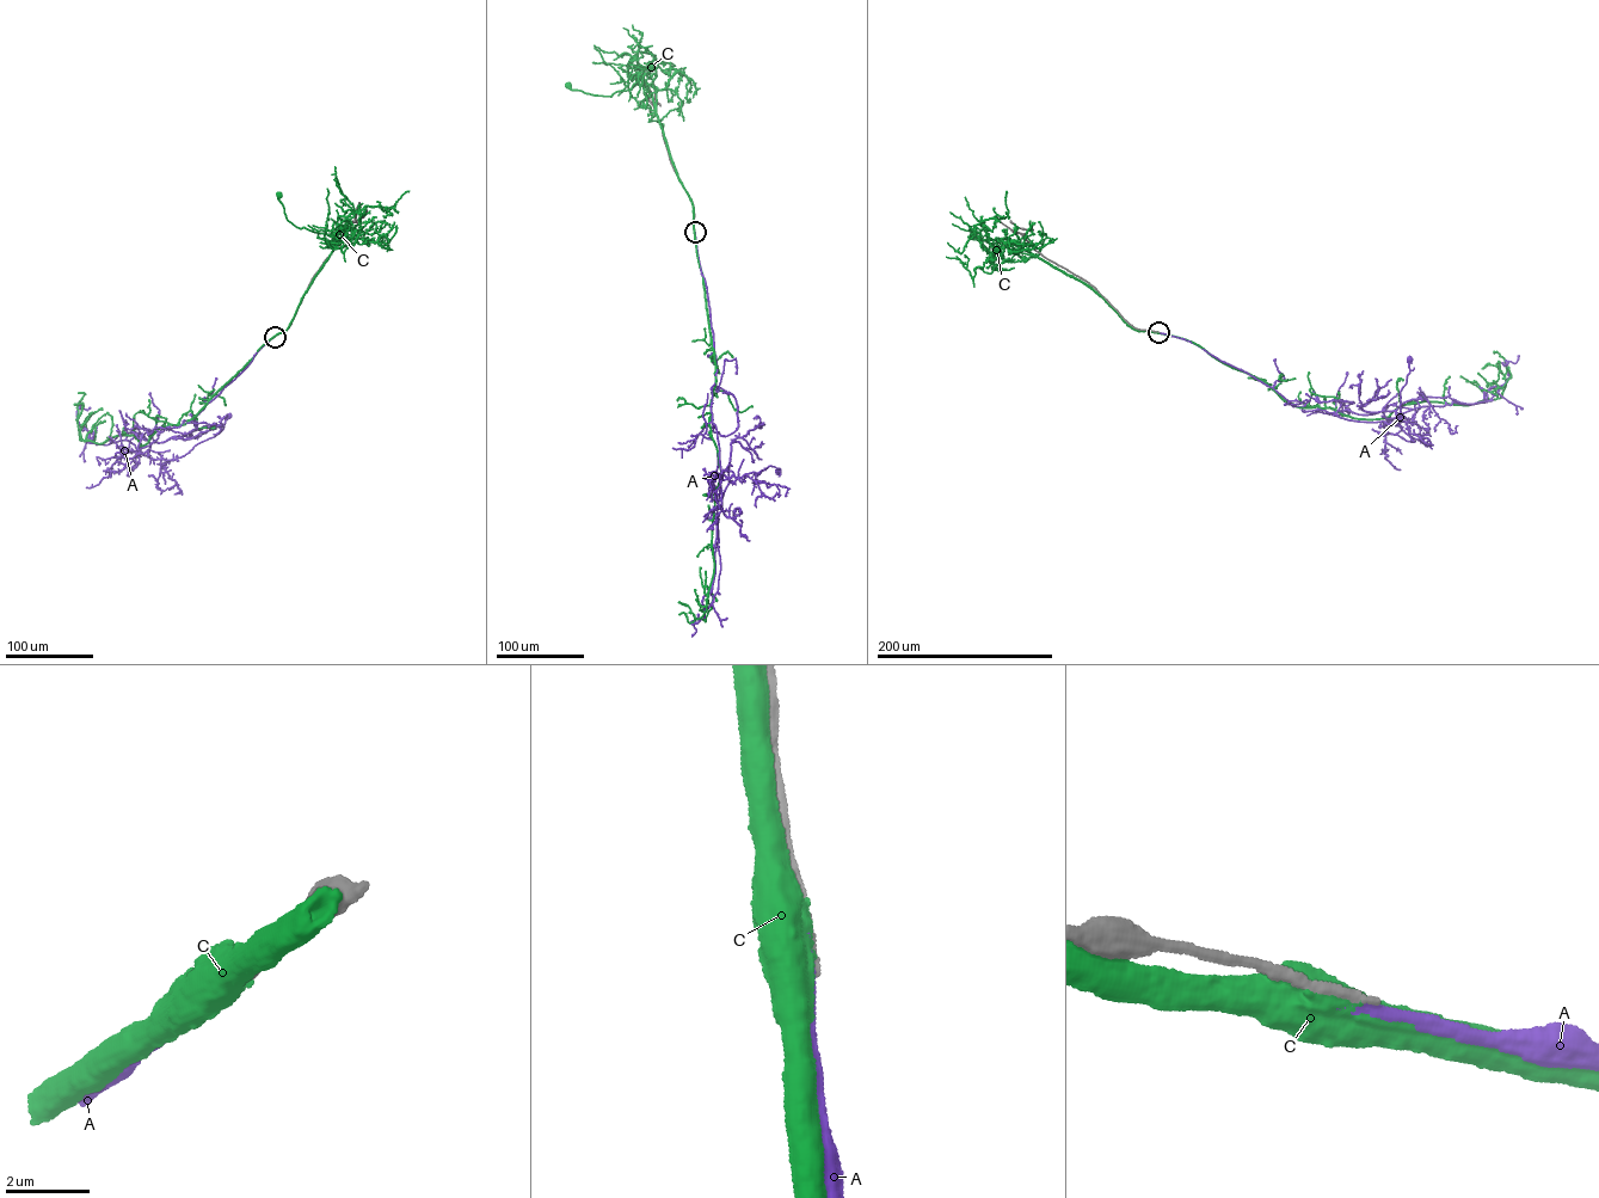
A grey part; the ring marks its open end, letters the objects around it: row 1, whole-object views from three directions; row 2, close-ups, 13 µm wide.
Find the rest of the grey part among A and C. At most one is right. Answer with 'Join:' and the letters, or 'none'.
Join: none

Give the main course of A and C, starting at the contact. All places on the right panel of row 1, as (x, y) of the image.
A: (1158, 332), (1199, 345), (1273, 387), (1303, 411), (1323, 410), (1353, 421), (1397, 424), (1410, 360)
C: (1158, 332), (1131, 327), (1084, 283), (1004, 238), (997, 241), (1003, 257), (1000, 258), (973, 237)

